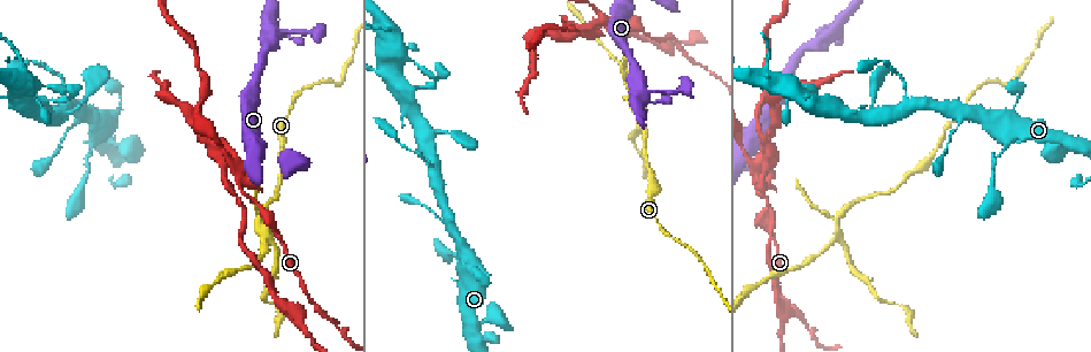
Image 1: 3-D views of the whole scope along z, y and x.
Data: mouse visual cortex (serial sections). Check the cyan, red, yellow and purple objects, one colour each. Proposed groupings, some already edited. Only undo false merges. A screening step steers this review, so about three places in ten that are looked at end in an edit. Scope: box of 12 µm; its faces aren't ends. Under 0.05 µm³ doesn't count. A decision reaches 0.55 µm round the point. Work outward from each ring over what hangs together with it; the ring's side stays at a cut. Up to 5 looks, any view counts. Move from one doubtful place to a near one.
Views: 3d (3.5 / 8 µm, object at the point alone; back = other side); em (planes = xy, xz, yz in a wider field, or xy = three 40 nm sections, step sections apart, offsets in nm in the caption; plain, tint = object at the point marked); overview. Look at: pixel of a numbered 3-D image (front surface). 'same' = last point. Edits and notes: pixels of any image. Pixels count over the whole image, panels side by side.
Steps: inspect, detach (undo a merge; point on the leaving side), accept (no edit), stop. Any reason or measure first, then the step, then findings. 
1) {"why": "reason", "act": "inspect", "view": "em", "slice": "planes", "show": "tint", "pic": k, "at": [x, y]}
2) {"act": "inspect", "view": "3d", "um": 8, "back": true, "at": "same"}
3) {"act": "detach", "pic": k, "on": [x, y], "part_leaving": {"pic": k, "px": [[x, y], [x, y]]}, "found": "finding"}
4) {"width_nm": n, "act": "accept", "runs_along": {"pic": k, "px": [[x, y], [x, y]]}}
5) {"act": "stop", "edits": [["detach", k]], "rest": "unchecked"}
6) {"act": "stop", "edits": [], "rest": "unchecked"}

{"why": "arms part here", "act": "inspect", "view": "3d", "um": 3.5, "pic": 1, "at": [265, 229]}

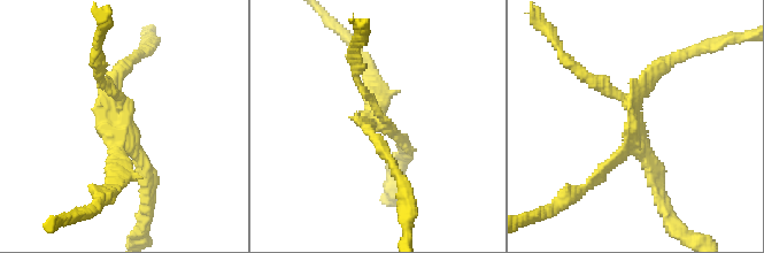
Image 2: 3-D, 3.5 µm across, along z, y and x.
{"why": "shape alone is not enough", "act": "inspect", "view": "em", "slice": "xy", "step": 3, "show": "tint", "pic": 2, "at": [123, 125]}

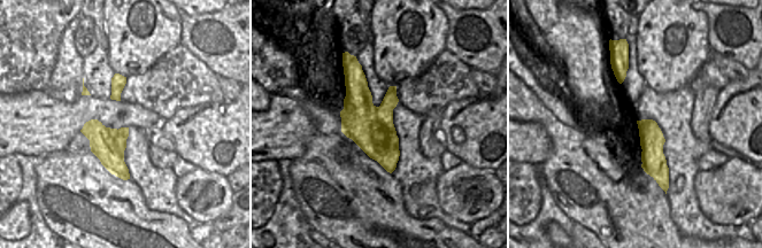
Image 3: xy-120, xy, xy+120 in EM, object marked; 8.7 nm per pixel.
{"act": "detach", "pic": 2, "on": [147, 182], "found": "two cells meet here"}

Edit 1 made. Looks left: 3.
{"act": "inspect", "view": "overview"}

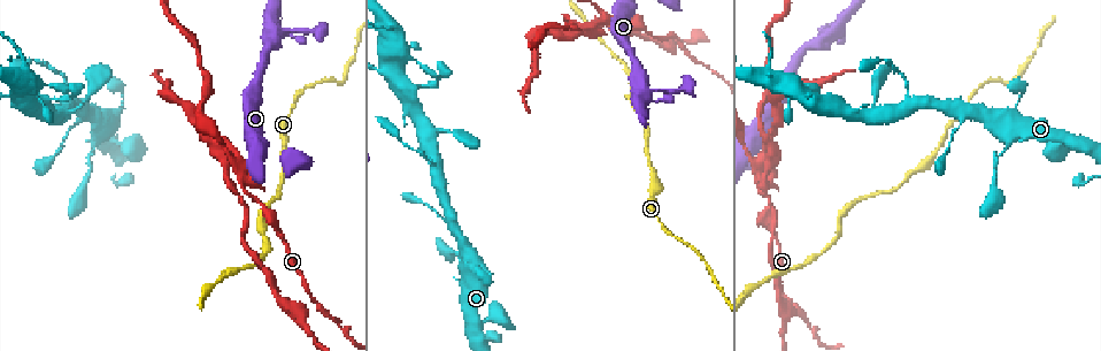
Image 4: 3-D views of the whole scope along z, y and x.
{"act": "inspect", "view": "3d", "um": 3.5, "pic": 4, "at": [278, 226]}

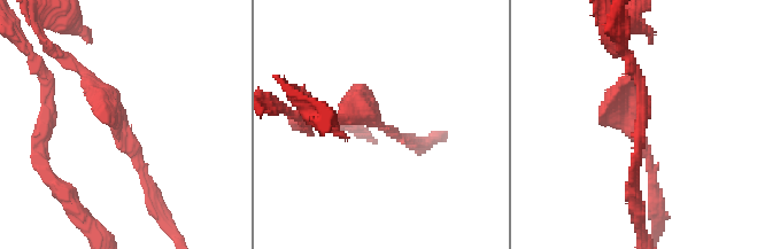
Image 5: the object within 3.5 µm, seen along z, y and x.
{"why": "need the tissue", "act": "inspect", "view": "em", "slice": "xy", "step": 1, "show": "tint", "pic": 5, "at": [375, 121]}

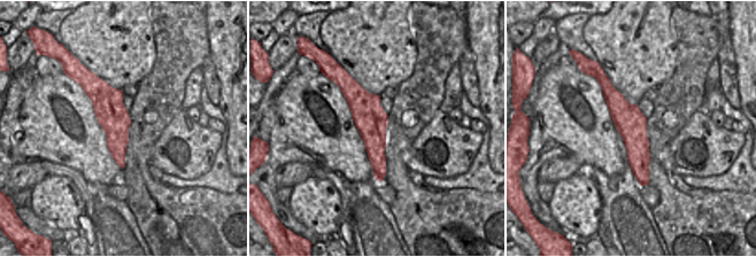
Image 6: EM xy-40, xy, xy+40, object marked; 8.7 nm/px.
{"act": "accept", "runs_along": {"pic": 5, "px": [[149, 192], [78, 69]]}, "found": "continuous, no second cell"}

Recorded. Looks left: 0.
{"act": "stop", "edits": [["detach", 2]], "rest": "unchecked"}

